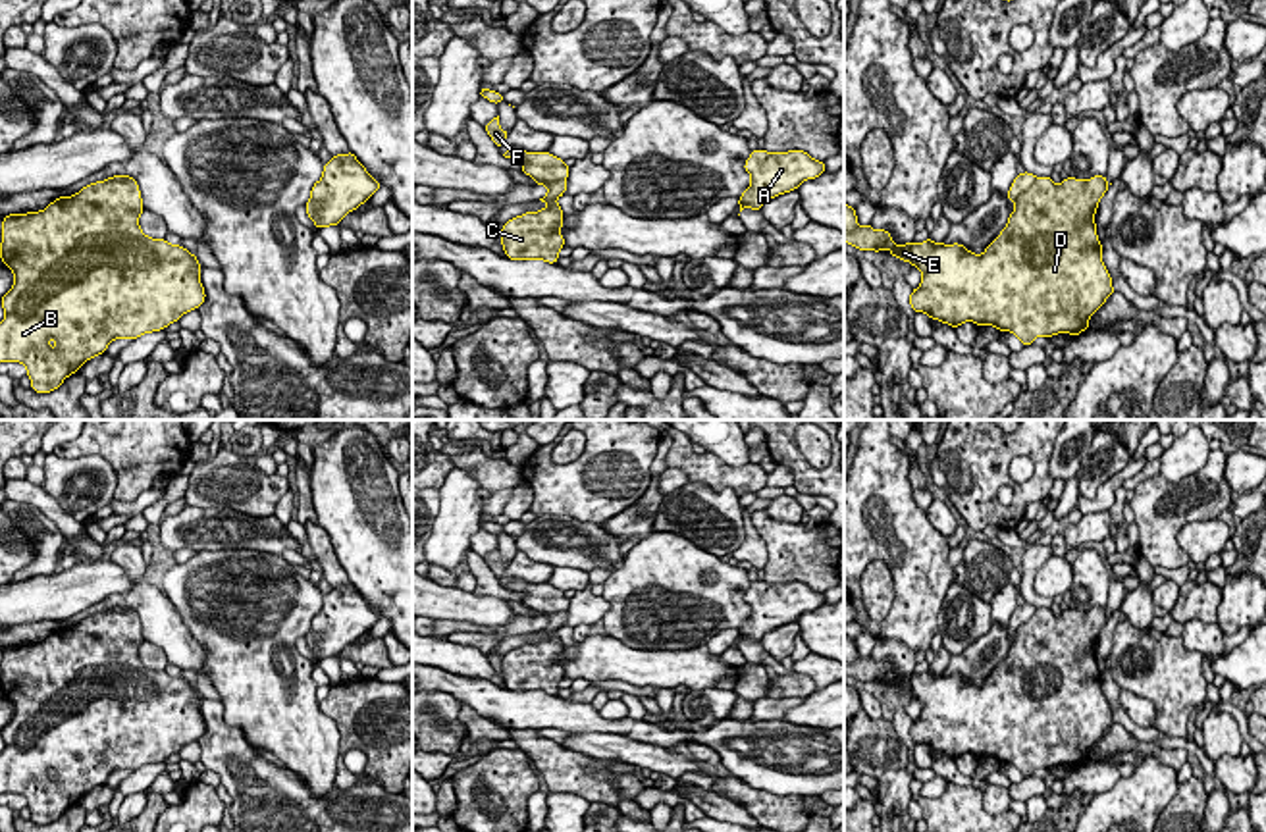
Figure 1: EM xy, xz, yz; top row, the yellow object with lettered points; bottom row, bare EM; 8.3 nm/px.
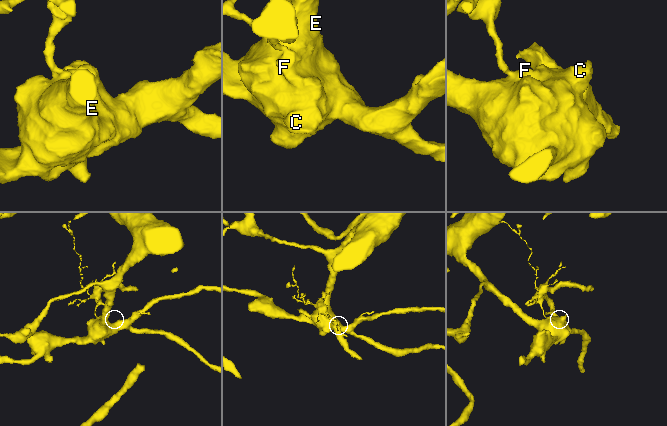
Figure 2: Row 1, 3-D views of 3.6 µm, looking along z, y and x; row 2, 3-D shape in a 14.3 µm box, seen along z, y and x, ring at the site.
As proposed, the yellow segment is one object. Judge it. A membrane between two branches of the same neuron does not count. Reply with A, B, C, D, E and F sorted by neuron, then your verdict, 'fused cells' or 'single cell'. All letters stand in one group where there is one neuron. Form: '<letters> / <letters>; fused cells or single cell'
A B C D E / F; fused cells

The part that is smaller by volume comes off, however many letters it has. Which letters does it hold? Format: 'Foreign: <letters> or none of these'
Foreign: F

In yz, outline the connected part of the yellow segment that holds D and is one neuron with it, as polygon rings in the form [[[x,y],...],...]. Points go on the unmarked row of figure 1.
[[[1106,607],[1089,612],[1066,609],[1060,616],[1052,609],[1037,609],[1014,632],[1006,659],[983,686],[973,686],[960,674],[936,676],[933,670],[894,676],[886,661],[875,663],[871,655],[861,659],[854,637],[844,634],[844,674],[859,682],[888,680],[890,688],[915,697],[923,709],[910,726],[911,741],[925,743],[954,761],[965,753],[979,759],[994,757],[998,763],[1014,765],[1023,778],[1033,776],[1037,768],[1058,765],[1075,768],[1089,761],[1091,747],[1116,724],[1102,693],[1102,674],[1095,655],[1098,634],[1108,620]]]

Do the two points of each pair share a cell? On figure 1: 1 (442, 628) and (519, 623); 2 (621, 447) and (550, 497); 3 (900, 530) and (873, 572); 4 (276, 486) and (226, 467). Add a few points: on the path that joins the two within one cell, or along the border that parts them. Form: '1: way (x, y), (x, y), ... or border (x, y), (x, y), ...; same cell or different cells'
1: way (461, 626), (500, 630); same cell
2: way (604, 453), (567, 490); same cell
3: border (873, 559), (879, 559), (889, 569), (893, 605); different cells
4: way (264, 486), (245, 486), (237, 478); same cell

